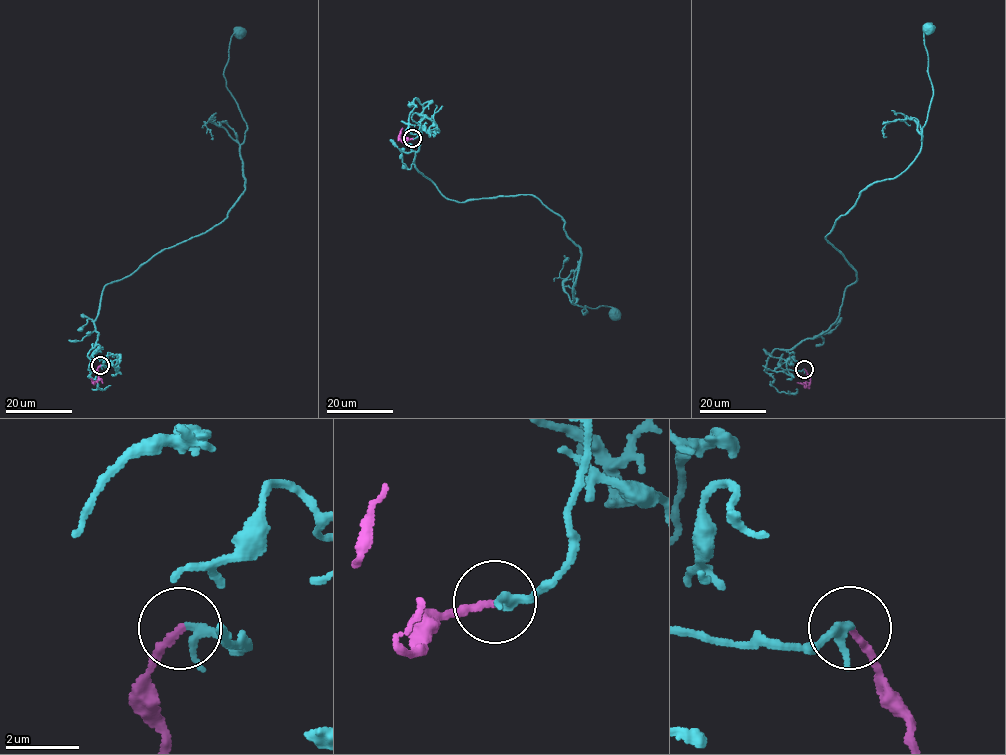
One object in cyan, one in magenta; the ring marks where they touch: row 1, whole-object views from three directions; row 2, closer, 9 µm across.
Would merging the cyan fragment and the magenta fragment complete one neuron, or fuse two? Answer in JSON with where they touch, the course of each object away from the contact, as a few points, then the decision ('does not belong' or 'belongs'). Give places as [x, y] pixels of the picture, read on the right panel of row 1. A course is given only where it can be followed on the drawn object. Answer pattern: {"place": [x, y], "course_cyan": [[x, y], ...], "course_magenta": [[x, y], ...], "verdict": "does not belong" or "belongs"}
{"place": [804, 369], "course_cyan": [[804, 369], [765, 350], [815, 338], [838, 316], [856, 273], [825, 237], [920, 149], [931, 26]], "course_magenta": [[805, 369], [810, 382], [807, 385], [796, 382]], "verdict": "belongs"}

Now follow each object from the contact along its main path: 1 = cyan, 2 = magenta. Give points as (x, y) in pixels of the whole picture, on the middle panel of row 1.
1: (412, 139), (430, 101), (417, 171), (459, 202), (535, 196), (580, 249), (572, 303), (619, 319)
2: (412, 139), (404, 143), (400, 139), (402, 128)

